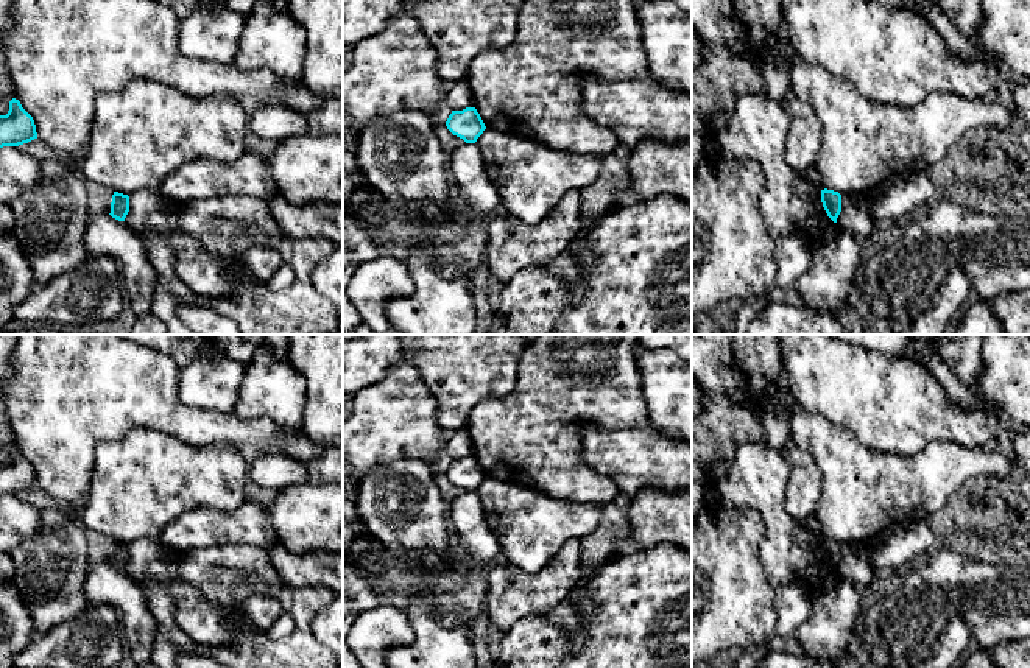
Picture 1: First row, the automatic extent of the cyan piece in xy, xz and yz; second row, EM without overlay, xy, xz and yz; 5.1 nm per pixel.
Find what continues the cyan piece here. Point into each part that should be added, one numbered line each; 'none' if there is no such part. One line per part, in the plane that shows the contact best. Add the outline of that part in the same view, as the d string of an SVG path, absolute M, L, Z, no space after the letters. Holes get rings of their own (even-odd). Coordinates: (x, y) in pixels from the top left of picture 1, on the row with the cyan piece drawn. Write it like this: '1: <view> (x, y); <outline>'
none

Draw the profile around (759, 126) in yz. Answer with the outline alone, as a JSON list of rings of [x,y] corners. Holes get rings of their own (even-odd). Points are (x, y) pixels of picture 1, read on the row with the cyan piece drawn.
[[[750,93],[737,100],[718,143],[726,157],[760,163],[765,187],[759,206],[771,237],[796,234],[813,251],[832,235],[835,223],[823,207],[821,192],[785,162],[788,132],[788,112],[765,93]]]

